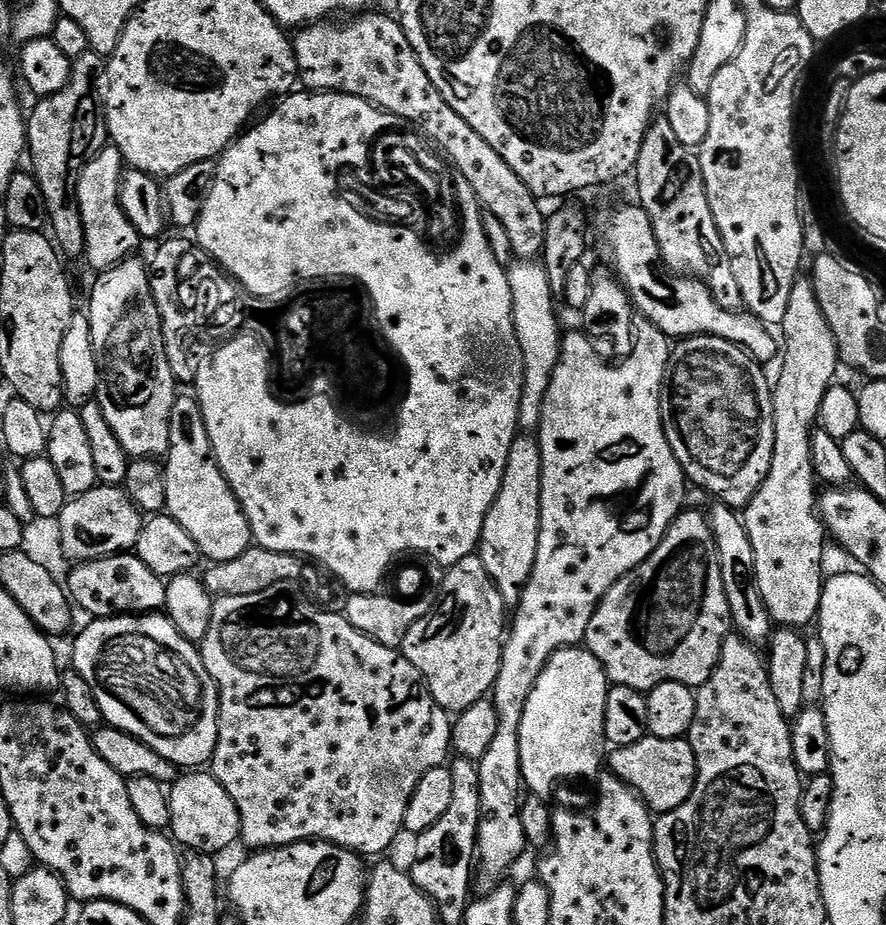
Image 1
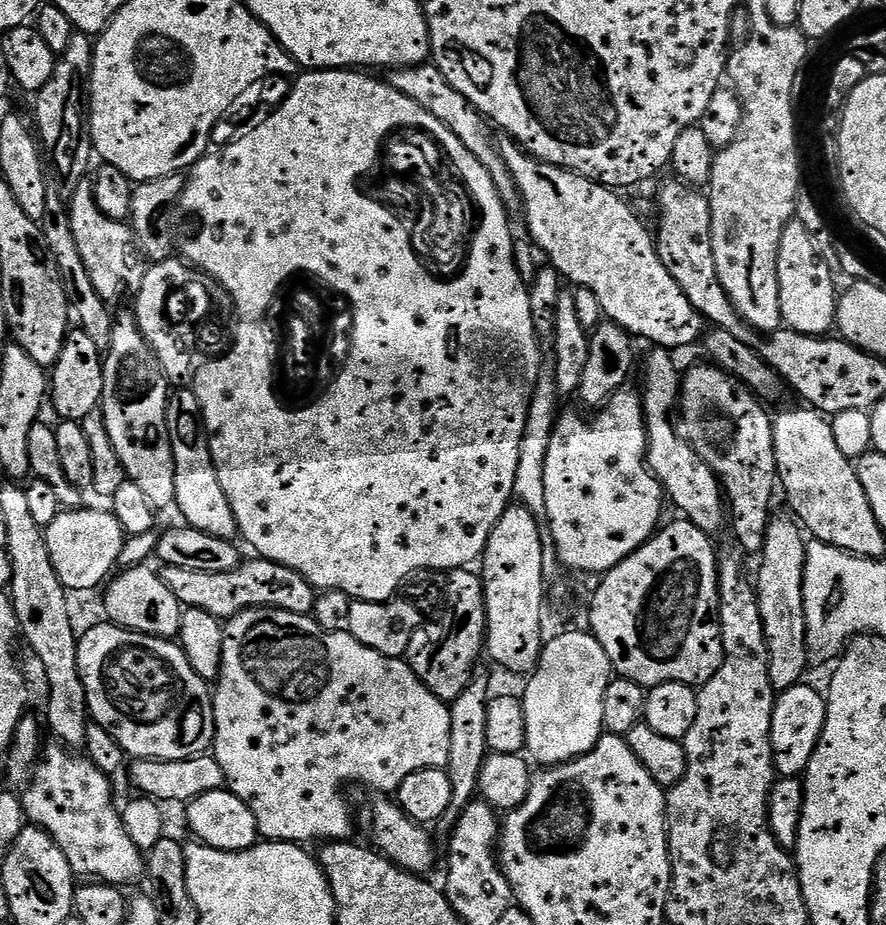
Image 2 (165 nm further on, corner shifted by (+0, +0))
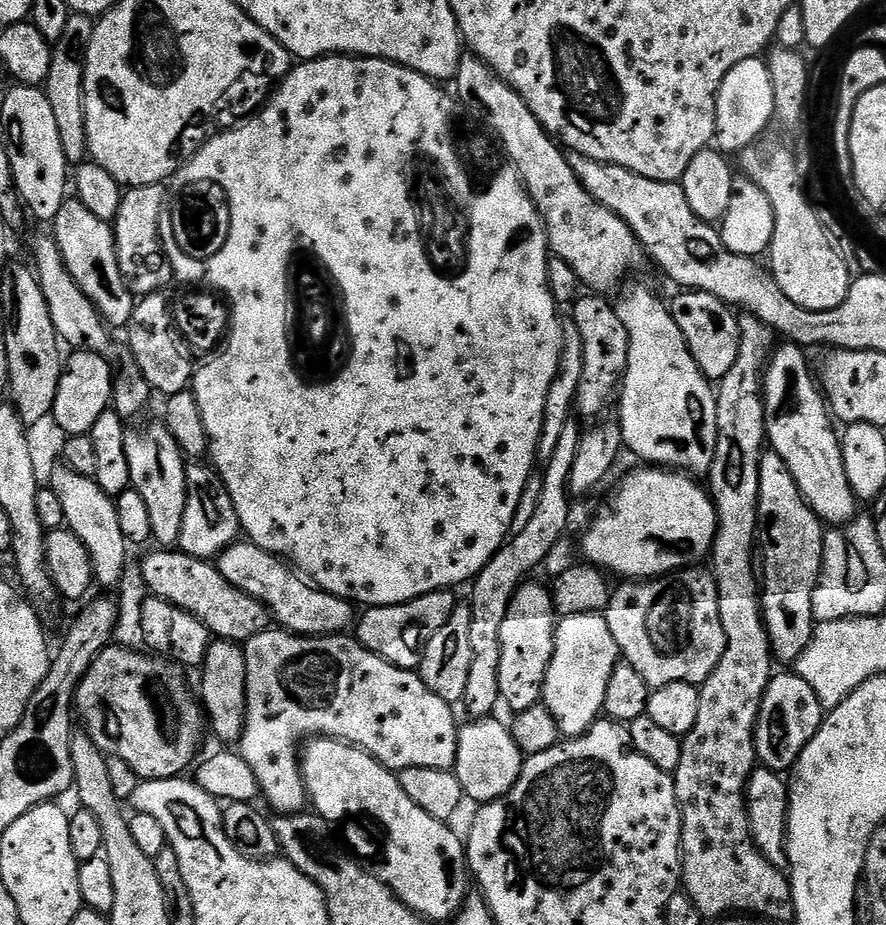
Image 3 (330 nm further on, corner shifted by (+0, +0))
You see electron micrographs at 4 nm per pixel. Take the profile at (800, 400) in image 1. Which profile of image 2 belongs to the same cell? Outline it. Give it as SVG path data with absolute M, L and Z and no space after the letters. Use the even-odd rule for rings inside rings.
M799 222L786 226L778 248L778 294L784 324L791 331L807 336L824 336L836 328L838 288L836 292L832 268L823 258L817 248L816 237L806 226ZM808 268L812 268L812 273L808 273Z

